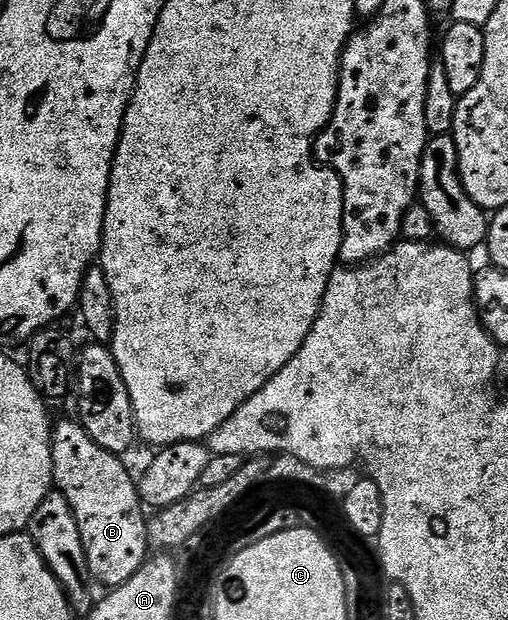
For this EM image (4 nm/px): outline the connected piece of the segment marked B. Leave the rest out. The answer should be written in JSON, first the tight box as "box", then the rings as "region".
{"box":[52,418,150,589],"region":[[[75,418],[64,419],[52,429],[52,482],[74,509],[74,521],[78,521],[78,533],[82,533],[82,545],[86,549],[86,561],[93,580],[104,589],[121,587],[150,558],[148,542],[148,519],[140,501],[137,480],[128,472],[121,456],[114,451],[102,449],[90,433]]]}

